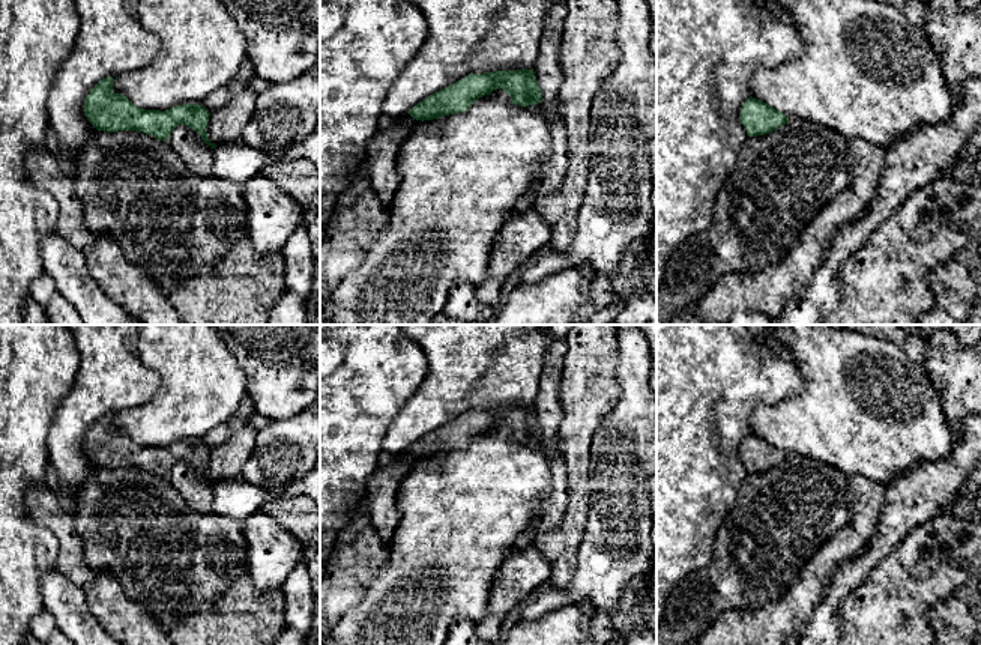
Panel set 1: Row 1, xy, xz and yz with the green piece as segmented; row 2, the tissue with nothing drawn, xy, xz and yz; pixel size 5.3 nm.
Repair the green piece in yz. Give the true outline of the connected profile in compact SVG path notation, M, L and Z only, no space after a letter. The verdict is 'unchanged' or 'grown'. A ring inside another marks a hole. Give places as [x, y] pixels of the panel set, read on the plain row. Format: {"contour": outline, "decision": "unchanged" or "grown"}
{"contour": "M750 433L741 444L739 459L748 474L769 471L786 462L789 456L766 439Z", "decision": "unchanged"}

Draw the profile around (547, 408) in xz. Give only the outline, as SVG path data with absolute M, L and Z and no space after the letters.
M565 340L556 341L547 349L539 379L539 392L533 404L542 430L542 438L538 441L539 445L544 448L553 448L559 453L559 427L563 419L563 412L559 403L559 388L562 382L565 353Z

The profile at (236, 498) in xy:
M317 465L303 478L291 481L282 489L251 484L243 477L216 481L213 486L212 513L243 520L260 513L273 499L309 496L320 508L320 466Z

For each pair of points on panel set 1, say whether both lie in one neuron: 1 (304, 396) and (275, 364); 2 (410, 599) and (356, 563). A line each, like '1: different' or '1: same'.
1: same
2: different

